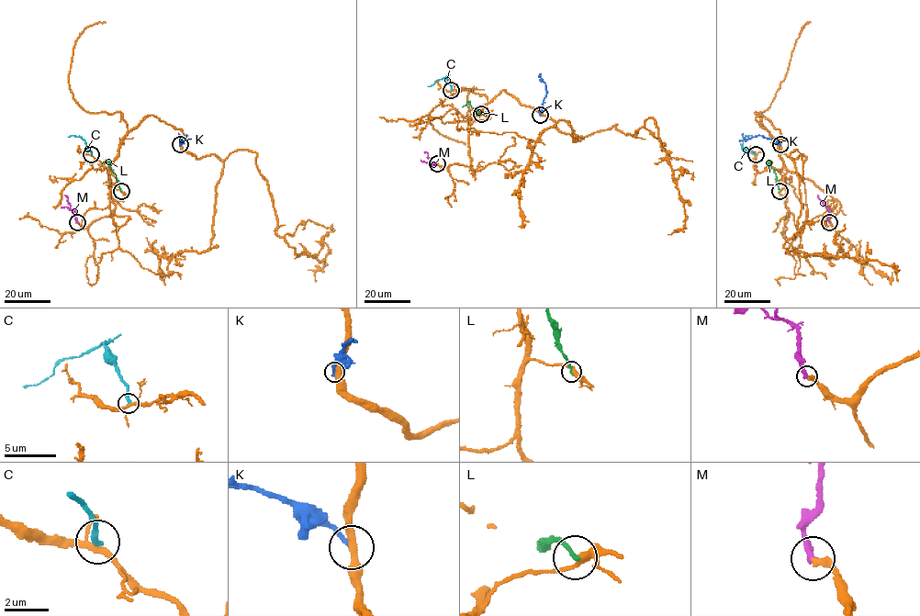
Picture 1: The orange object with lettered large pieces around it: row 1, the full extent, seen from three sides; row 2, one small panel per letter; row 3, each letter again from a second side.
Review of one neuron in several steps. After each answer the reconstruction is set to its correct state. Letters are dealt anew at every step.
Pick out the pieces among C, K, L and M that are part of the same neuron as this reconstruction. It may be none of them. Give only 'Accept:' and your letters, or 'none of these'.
Accept: M

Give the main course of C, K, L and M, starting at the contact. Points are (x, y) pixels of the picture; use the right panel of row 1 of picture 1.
C: (756, 154), (743, 150), (745, 136), (752, 136)
K: (780, 145), (761, 135), (745, 139), (742, 133)
L: (779, 191), (776, 174), (768, 162), (772, 163)
M: (829, 222), (831, 211), (817, 195)

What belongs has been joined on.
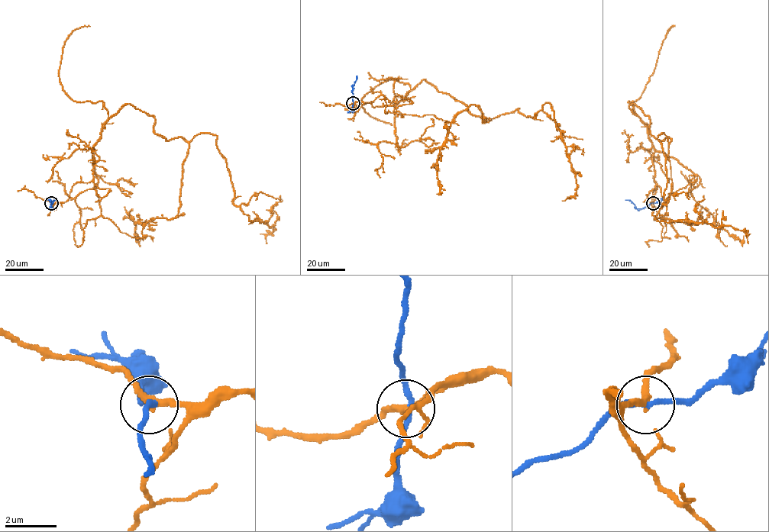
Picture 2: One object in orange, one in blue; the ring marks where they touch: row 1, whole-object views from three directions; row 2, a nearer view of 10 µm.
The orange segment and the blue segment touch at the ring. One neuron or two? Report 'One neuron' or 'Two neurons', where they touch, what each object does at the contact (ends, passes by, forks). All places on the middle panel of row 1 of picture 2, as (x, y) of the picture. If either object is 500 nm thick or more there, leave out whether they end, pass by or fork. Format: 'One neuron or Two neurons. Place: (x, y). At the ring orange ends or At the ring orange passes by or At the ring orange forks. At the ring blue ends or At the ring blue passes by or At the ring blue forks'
Two neurons. Place: (353, 103). At the ring orange passes by. At the ring blue passes by

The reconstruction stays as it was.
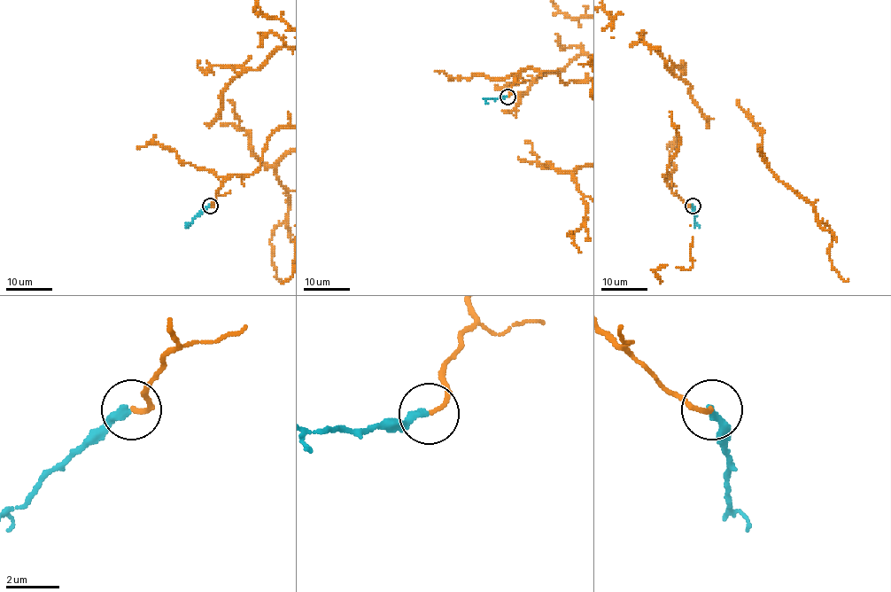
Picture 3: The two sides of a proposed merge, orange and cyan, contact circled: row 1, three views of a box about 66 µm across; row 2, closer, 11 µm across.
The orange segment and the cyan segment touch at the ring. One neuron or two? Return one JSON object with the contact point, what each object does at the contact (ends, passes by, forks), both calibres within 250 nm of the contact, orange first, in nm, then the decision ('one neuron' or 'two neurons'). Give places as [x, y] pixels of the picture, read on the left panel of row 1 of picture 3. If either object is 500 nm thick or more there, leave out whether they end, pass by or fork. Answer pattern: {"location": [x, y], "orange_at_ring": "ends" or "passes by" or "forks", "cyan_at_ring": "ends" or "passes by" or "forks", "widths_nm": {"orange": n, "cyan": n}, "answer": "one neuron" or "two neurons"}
{"location": [210, 206], "orange_at_ring": "ends", "cyan_at_ring": "ends", "widths_nm": {"orange": 150, "cyan": 280}, "answer": "one neuron"}

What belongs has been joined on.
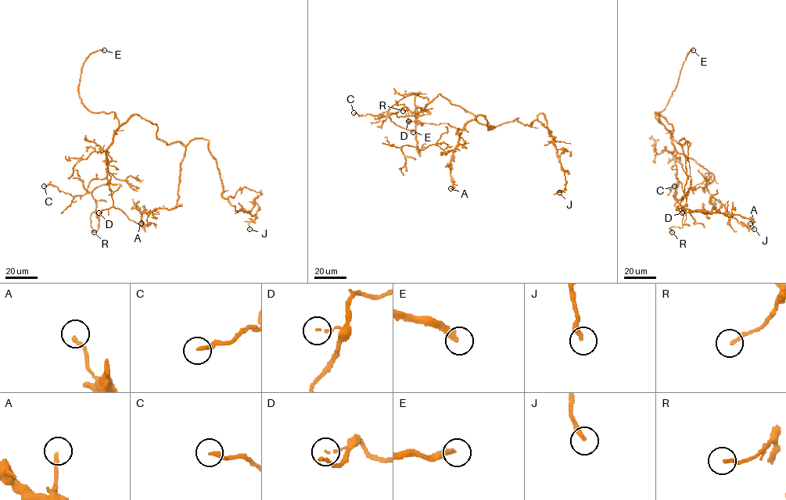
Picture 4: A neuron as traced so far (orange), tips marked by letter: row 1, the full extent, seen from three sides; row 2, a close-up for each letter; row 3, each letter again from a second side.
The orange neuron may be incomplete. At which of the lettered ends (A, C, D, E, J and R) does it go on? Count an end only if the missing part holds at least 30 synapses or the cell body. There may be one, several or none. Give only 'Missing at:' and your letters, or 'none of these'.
Missing at: E

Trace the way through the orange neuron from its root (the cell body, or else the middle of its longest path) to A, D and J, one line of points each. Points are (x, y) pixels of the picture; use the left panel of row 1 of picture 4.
A: (164, 142), (180, 142), (185, 148), (177, 203), (169, 209), (158, 208), (142, 212), (143, 226), (141, 223)
D: (164, 142), (157, 137), (156, 125), (136, 114), (119, 127), (106, 153), (106, 180), (113, 205), (98, 212)
J: (164, 142), (186, 145), (196, 138), (209, 141), (222, 196), (236, 211), (256, 215), (249, 229)

